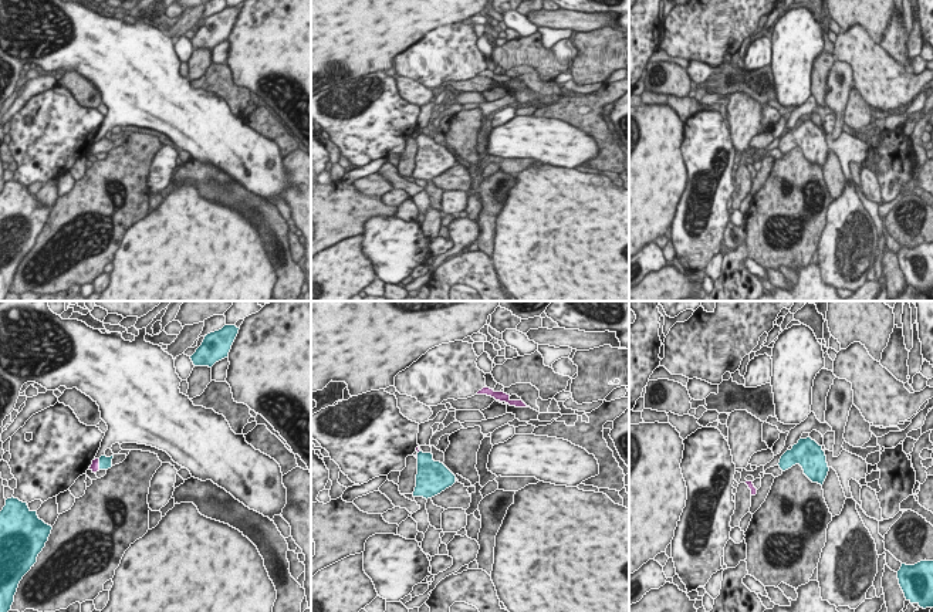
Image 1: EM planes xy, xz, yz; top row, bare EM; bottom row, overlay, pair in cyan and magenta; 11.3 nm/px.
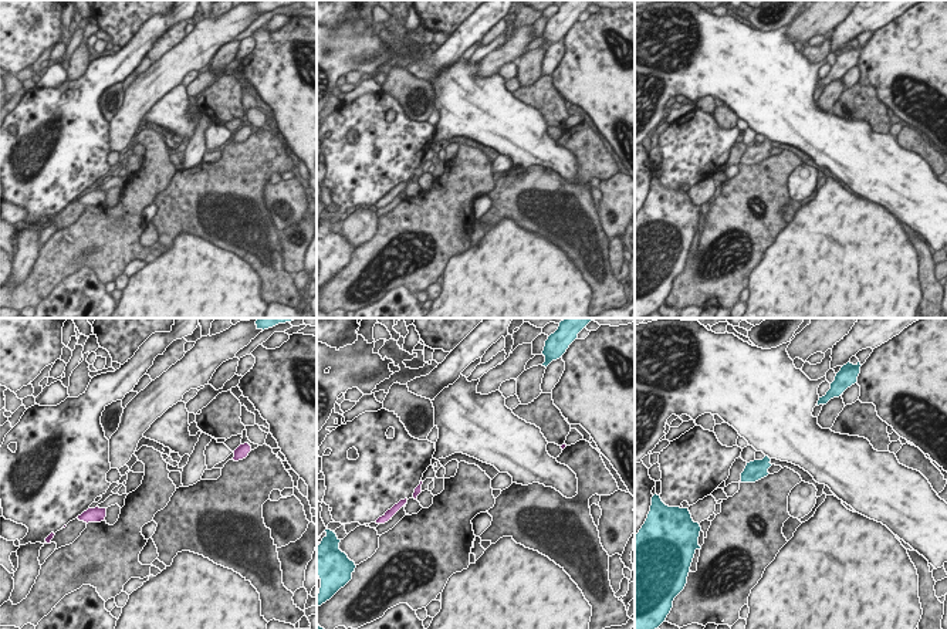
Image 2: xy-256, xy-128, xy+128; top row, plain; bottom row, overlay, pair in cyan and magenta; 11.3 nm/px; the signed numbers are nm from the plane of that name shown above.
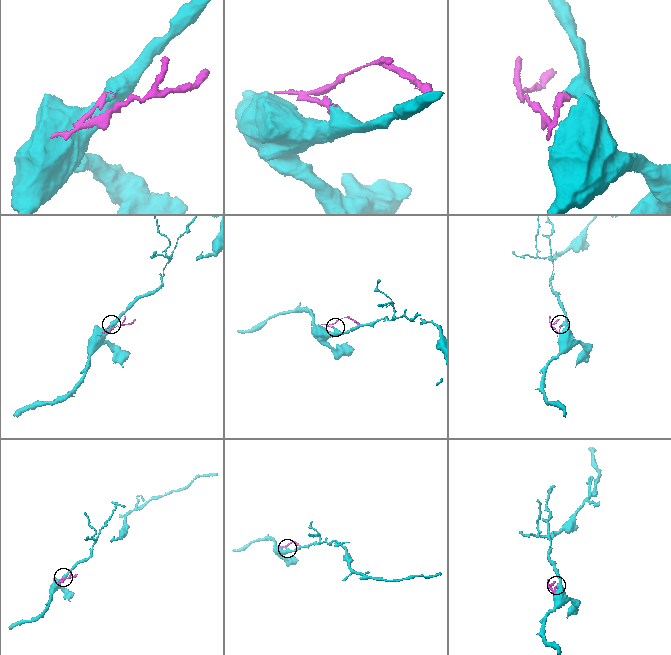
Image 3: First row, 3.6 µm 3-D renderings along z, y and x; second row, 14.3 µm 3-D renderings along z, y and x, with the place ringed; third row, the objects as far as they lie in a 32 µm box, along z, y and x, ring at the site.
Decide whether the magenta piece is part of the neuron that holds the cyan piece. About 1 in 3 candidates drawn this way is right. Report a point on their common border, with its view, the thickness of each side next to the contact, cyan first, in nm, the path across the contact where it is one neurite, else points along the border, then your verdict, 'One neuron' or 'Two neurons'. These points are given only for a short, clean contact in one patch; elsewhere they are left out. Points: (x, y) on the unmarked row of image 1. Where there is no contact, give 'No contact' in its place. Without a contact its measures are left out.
Touches cyan at xy (100, 146). Thickness 140 nm (cyan) against 100 nm. Path across: xy (105, 145), (100, 146), (95, 145). One neuron

